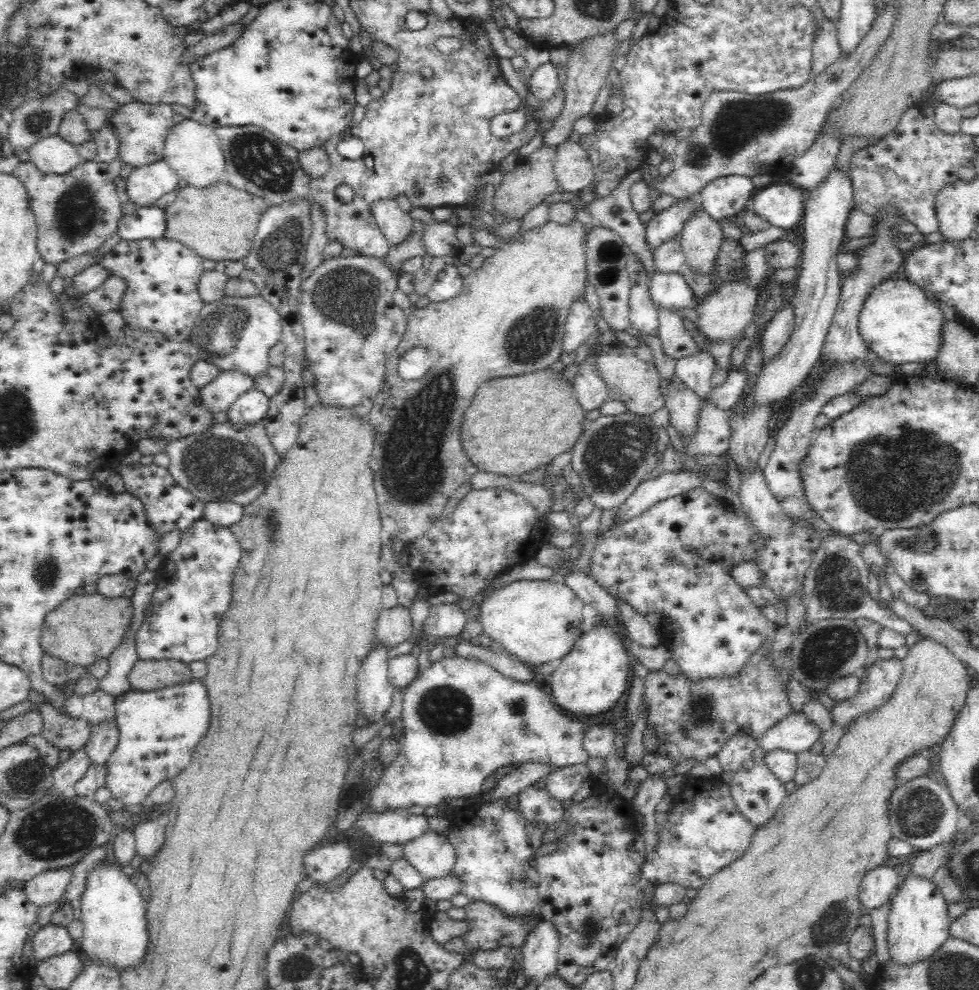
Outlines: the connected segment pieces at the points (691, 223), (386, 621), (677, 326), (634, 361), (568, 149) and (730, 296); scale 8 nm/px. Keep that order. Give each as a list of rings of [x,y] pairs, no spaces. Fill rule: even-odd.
[[[696,210],[690,214],[690,220],[683,222],[680,234],[682,251],[689,266],[700,273],[712,271],[716,253],[724,238],[719,223],[706,212]]]
[[[404,606],[383,608],[375,625],[376,643],[392,649],[404,640],[413,639],[411,611]]]
[[[658,308],[659,330],[657,335],[662,343],[662,352],[670,358],[678,359],[704,353],[694,336],[684,327],[678,312]]]
[[[617,344],[610,354],[602,354],[596,365],[608,385],[609,398],[626,403],[628,411],[651,417],[656,412],[665,410],[666,397],[660,389],[662,380],[654,362],[641,360],[630,348]]]
[[[566,139],[555,148],[553,169],[559,185],[570,193],[589,186],[593,177],[593,164],[583,145]]]
[[[742,281],[725,282],[718,292],[714,292],[702,300],[702,304],[696,306],[699,314],[698,329],[701,334],[711,340],[712,343],[728,343],[734,340],[738,343],[744,334],[744,328],[752,321],[754,314],[754,303],[756,298],[761,295],[761,291],[757,288],[750,288]]]

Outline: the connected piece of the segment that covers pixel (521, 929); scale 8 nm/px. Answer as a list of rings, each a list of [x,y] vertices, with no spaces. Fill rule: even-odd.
[[[470,901],[464,907],[465,920],[471,922],[473,930],[462,935],[466,939],[467,952],[474,949],[493,949],[504,945],[521,947],[527,932],[535,925],[522,923],[525,916],[506,918],[497,908],[484,901]]]

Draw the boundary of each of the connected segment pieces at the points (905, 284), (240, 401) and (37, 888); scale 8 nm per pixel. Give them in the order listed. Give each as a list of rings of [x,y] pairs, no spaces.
[[[884,279],[863,298],[857,323],[862,343],[871,358],[898,365],[936,359],[940,346],[939,328],[944,319],[920,286],[908,279]]]
[[[254,388],[241,394],[226,411],[228,422],[234,428],[261,423],[269,409],[269,397]]]
[[[72,866],[42,871],[29,881],[21,884],[28,900],[36,906],[46,906],[58,902],[72,876]]]

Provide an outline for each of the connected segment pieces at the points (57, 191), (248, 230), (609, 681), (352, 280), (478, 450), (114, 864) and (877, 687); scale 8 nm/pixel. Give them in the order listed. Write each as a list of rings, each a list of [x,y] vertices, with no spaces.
[[[97,159],[82,160],[78,166],[64,174],[44,174],[32,161],[20,161],[10,172],[14,178],[24,185],[28,194],[28,205],[37,221],[38,241],[37,254],[46,264],[60,264],[70,258],[91,254],[101,244],[104,244],[117,228],[124,214],[124,205],[121,203],[116,186],[108,172],[109,163]]]
[[[224,181],[200,188],[186,185],[176,192],[176,200],[162,209],[166,223],[163,237],[181,242],[203,259],[242,261],[254,244],[259,218],[269,208],[266,202]]]
[[[596,622],[588,632],[582,632],[574,641],[570,652],[555,665],[553,673],[548,678],[552,687],[552,698],[562,710],[577,717],[604,712],[610,706],[614,706],[627,689],[631,661],[620,630],[605,622]]]
[[[360,253],[323,259],[302,279],[298,306],[305,332],[305,356],[311,363],[313,388],[322,406],[345,408],[356,418],[366,418],[371,411],[374,397],[385,381],[385,366],[406,330],[406,312],[392,299],[397,282],[398,275],[392,273],[383,259]]]
[[[551,367],[531,373],[494,378],[478,388],[472,406],[466,410],[462,424],[462,444],[480,470],[515,478],[534,469],[538,470],[544,464],[548,465],[564,448],[568,452],[586,427],[586,413],[578,402],[573,383],[570,383],[562,372],[554,371]]]
[[[111,854],[98,861],[89,870],[79,901],[81,907],[79,920],[83,924],[82,940],[77,945],[79,952],[90,959],[100,959],[104,963],[110,963],[119,971],[137,965],[144,956],[148,940],[148,921],[145,917],[146,903],[130,876],[126,875],[121,864]]]
[[[878,658],[868,663],[858,674],[858,692],[850,698],[834,703],[828,712],[831,723],[839,726],[845,733],[856,722],[858,716],[878,710],[890,699],[903,671],[898,658]]]

